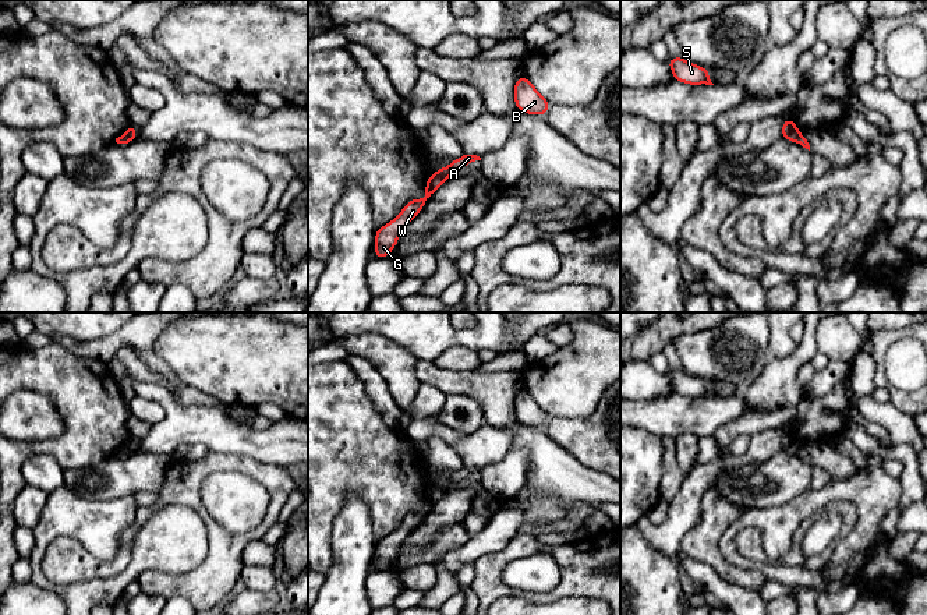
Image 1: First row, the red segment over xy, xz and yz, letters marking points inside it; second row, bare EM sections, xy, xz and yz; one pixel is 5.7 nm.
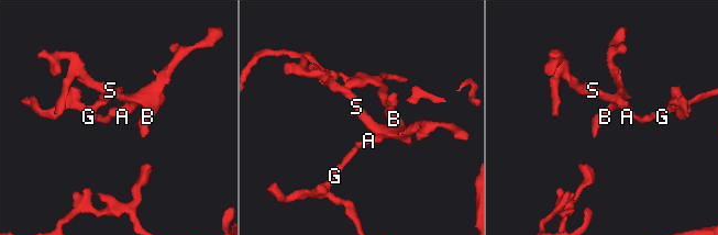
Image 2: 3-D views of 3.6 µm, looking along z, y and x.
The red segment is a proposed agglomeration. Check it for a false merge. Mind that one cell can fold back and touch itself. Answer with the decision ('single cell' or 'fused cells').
fused cells

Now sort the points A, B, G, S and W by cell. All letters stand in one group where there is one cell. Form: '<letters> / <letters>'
A B S / G W

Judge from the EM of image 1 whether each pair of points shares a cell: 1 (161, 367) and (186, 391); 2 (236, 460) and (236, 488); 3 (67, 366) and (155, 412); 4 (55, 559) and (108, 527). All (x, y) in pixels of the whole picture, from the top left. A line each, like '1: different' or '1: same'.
1: same
2: different
3: different
4: different

